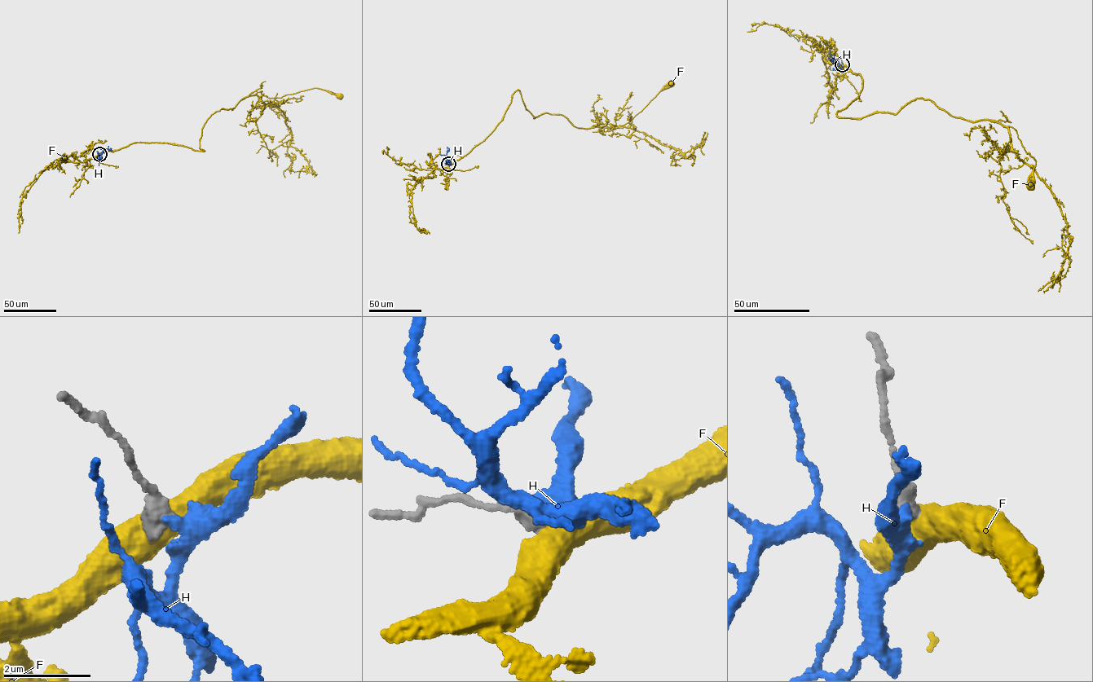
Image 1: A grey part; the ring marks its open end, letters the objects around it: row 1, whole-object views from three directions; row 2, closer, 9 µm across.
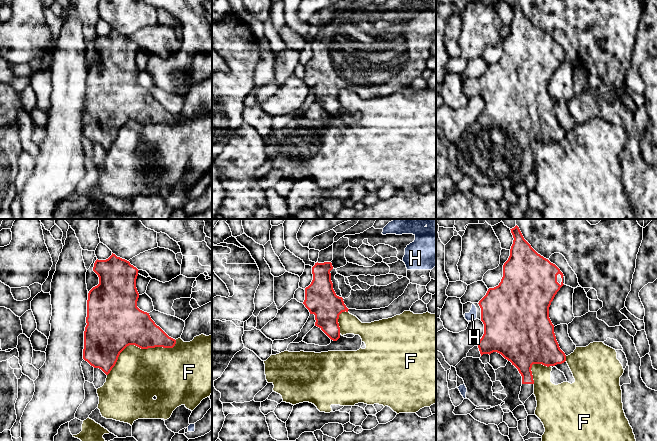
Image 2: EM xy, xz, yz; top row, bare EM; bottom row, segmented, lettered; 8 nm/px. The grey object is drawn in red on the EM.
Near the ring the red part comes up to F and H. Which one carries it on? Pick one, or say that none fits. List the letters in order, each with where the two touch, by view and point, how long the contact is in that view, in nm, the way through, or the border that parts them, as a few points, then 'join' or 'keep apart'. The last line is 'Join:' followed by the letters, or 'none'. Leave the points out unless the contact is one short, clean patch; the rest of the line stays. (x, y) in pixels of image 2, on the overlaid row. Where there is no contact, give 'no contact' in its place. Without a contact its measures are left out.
F: contact xy (138, 346); length 650 nm; keep apart
H: no contact; join
Join: H

